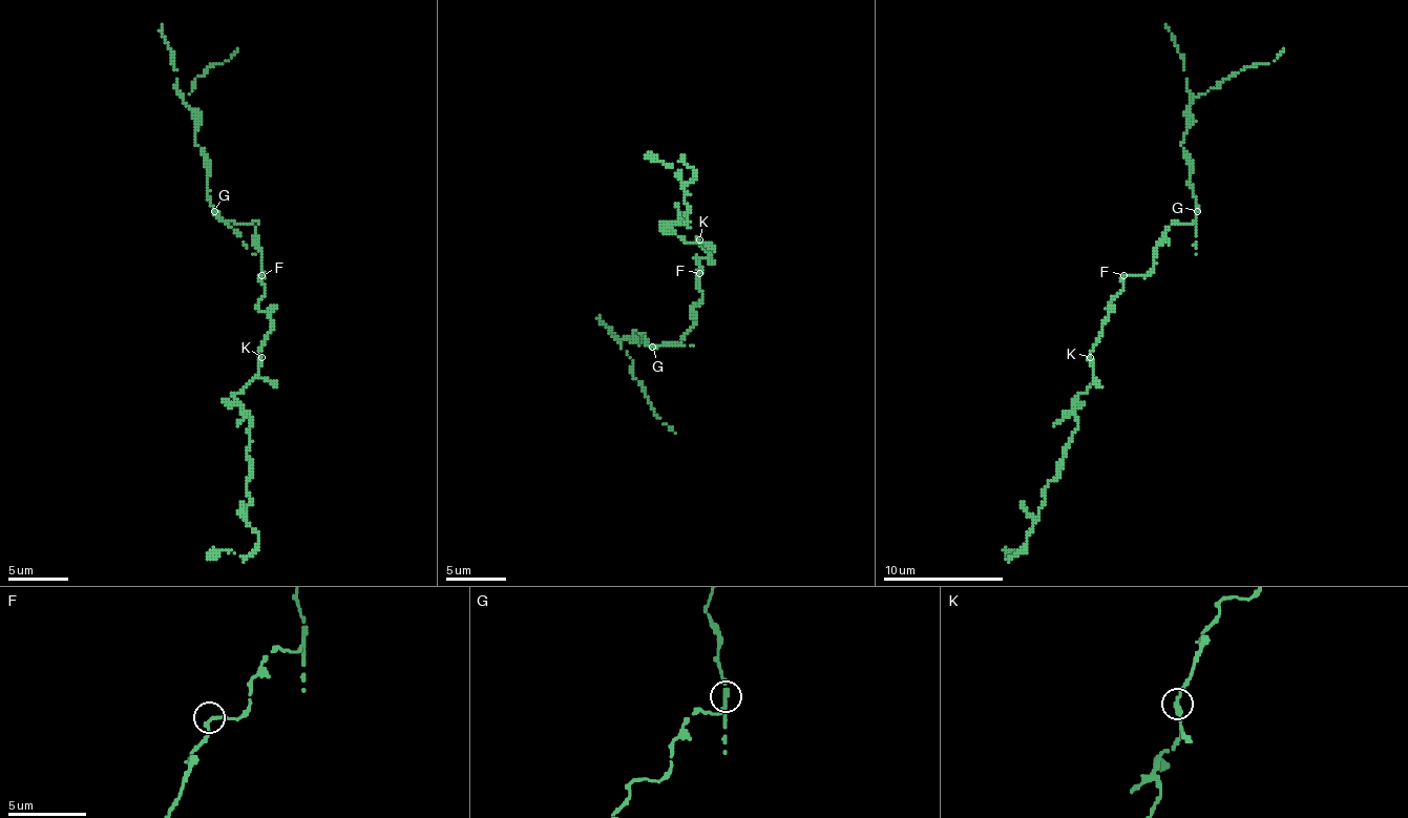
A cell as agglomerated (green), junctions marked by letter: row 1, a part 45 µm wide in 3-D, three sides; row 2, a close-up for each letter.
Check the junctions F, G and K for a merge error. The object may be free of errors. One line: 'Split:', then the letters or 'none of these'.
Split: G

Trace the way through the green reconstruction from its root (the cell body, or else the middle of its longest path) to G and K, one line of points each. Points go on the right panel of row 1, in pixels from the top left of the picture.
G: (1123, 278), (1144, 275), (1154, 266), (1154, 251), (1159, 245), (1162, 233), (1178, 221), (1193, 224), (1196, 212)
K: (1123, 278), (1123, 290), (1108, 306), (1108, 317), (1090, 357)

